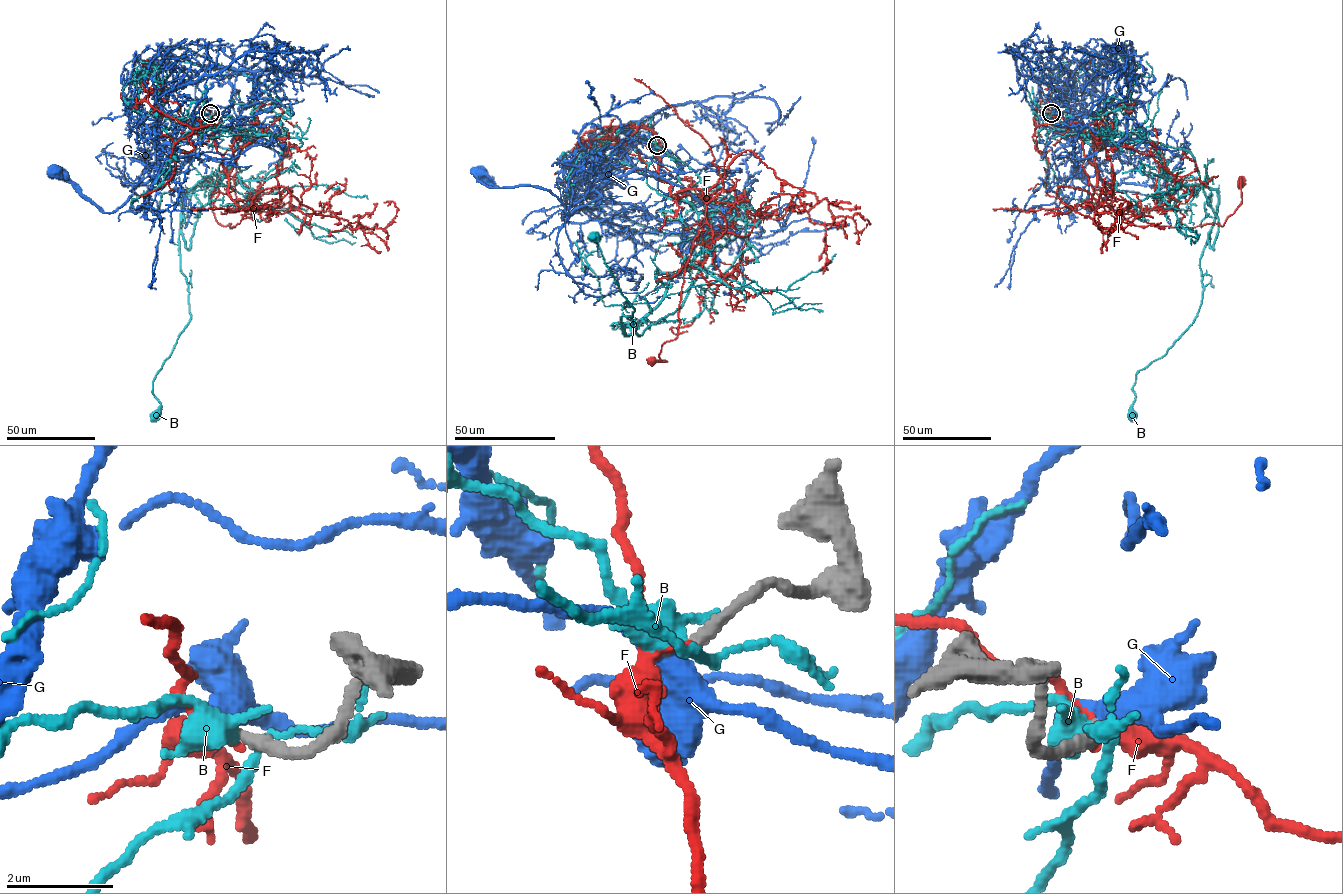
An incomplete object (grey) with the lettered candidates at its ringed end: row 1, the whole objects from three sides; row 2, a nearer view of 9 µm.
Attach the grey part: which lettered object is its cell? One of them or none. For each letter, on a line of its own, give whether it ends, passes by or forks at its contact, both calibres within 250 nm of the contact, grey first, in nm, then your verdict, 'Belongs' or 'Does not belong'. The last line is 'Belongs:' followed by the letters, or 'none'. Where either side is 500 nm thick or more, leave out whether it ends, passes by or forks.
B: It forks there. Thickness 240 nm (grey) against 360 nm. Does not belong
F: It passes by. Thickness 260 nm (grey) against 130 nm. Does not belong
G: It passes by. Thickness 200 nm (grey) against 360 nm. Does not belong
Belongs: none

